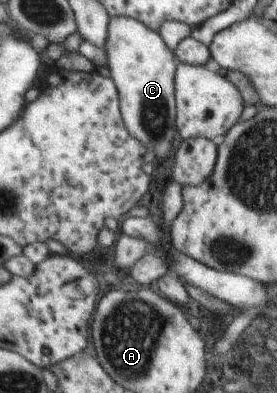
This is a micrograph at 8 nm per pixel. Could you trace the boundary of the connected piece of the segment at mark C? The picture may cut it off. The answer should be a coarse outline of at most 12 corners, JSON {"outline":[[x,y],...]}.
{"outline":[[109,18],[105,67],[130,135],[175,153],[178,61],[156,30]]}

